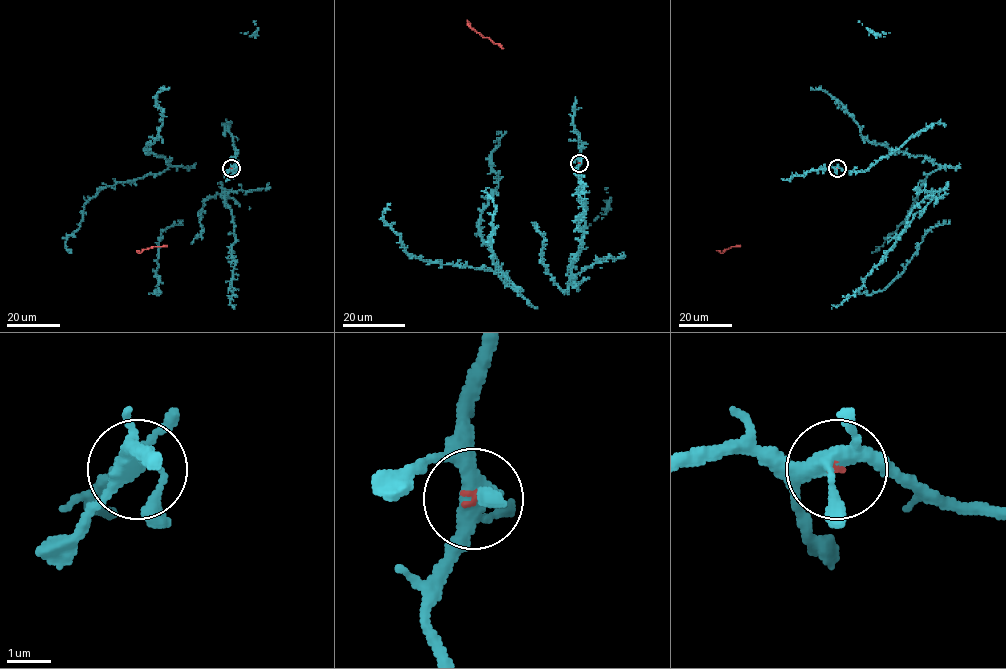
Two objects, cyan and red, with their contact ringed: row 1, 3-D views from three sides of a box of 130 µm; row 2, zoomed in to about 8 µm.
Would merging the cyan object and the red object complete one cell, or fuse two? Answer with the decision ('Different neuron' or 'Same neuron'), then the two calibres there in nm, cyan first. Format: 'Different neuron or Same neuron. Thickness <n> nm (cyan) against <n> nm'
Same neuron. Thickness 360 nm (cyan) against 90 nm

